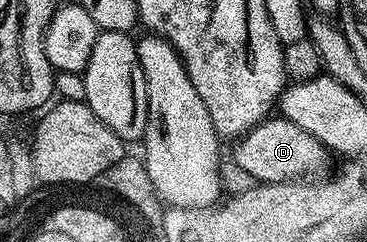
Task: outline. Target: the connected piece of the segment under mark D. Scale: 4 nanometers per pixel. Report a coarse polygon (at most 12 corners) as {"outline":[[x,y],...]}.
{"outline":[[268,118],[234,141],[254,181],[310,177],[329,150],[313,134]]}

